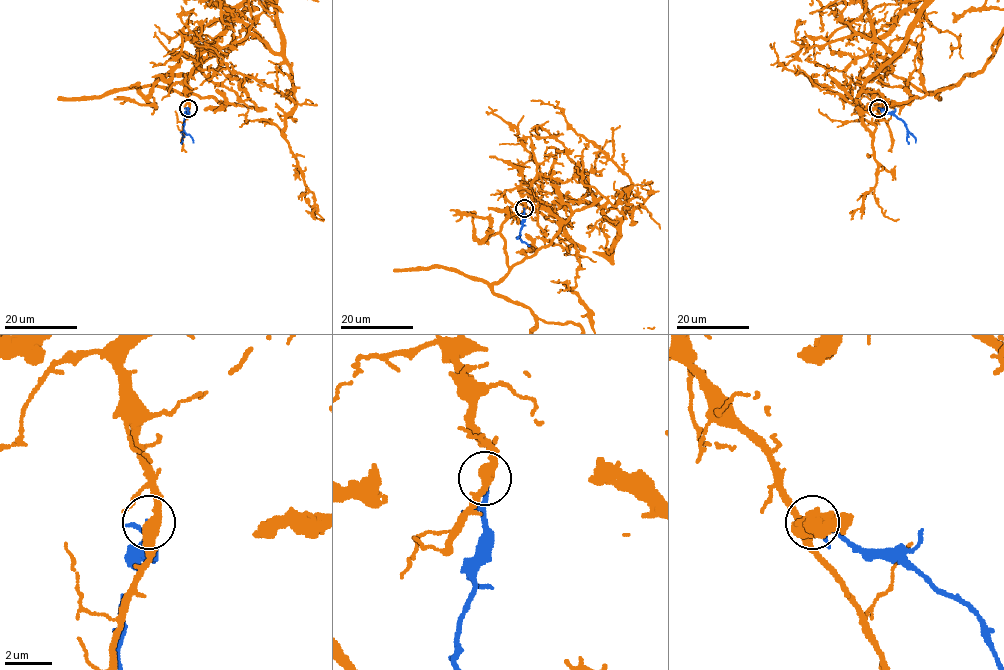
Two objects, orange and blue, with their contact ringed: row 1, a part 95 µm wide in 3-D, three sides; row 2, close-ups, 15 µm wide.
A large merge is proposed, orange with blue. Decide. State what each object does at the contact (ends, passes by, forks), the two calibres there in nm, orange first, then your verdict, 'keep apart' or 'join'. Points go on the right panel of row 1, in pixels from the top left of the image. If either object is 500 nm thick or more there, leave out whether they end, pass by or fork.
orange passes by; blue passes by; calibres 400 and 160 nm; join

